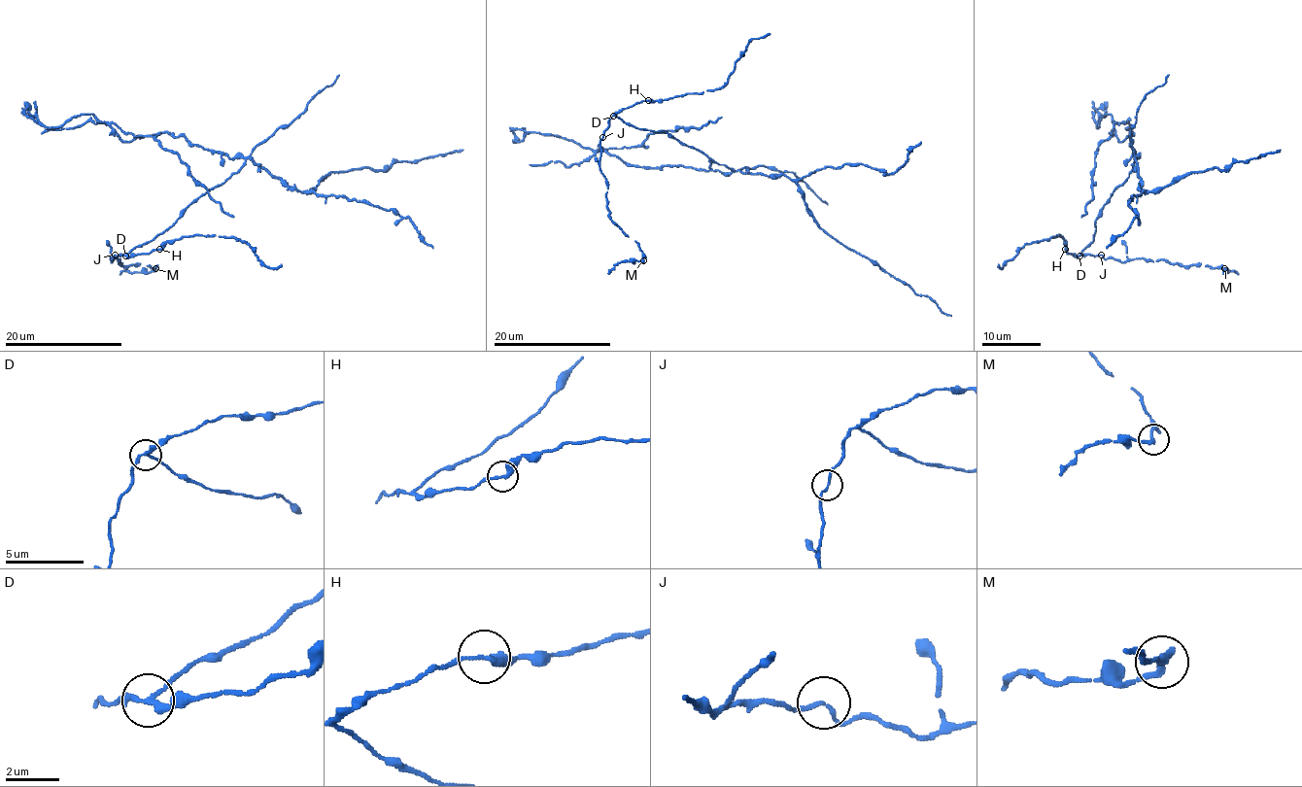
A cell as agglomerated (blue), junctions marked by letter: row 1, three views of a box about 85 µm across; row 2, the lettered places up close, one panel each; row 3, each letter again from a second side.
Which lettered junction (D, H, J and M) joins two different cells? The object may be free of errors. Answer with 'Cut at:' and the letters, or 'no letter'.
Cut at: D

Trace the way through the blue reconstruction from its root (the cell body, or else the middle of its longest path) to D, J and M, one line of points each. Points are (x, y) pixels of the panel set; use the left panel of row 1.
D: (231, 176), (200, 194), (164, 231), (125, 255)
J: (231, 176), (200, 194), (170, 226), (149, 242), (125, 255), (114, 255)
M: (231, 176), (200, 194), (164, 231), (111, 260), (119, 259), (124, 266), (140, 263), (155, 268)

